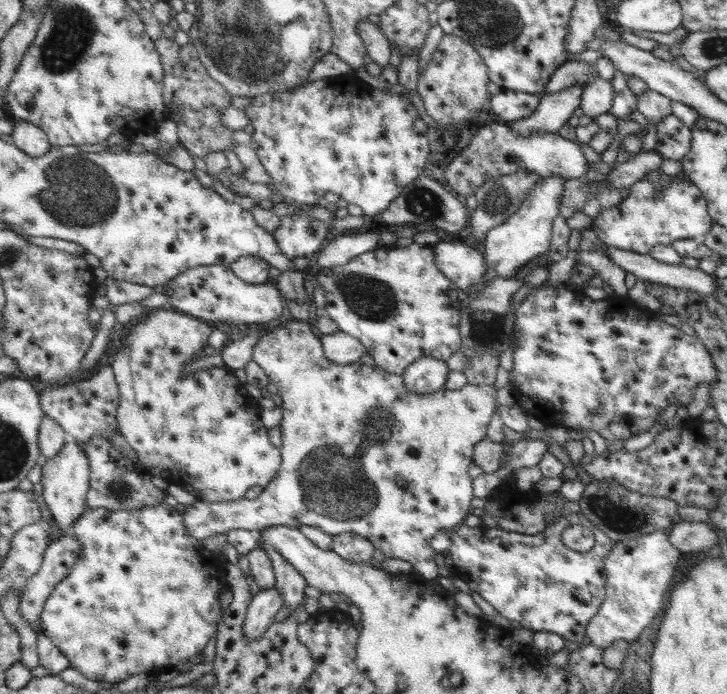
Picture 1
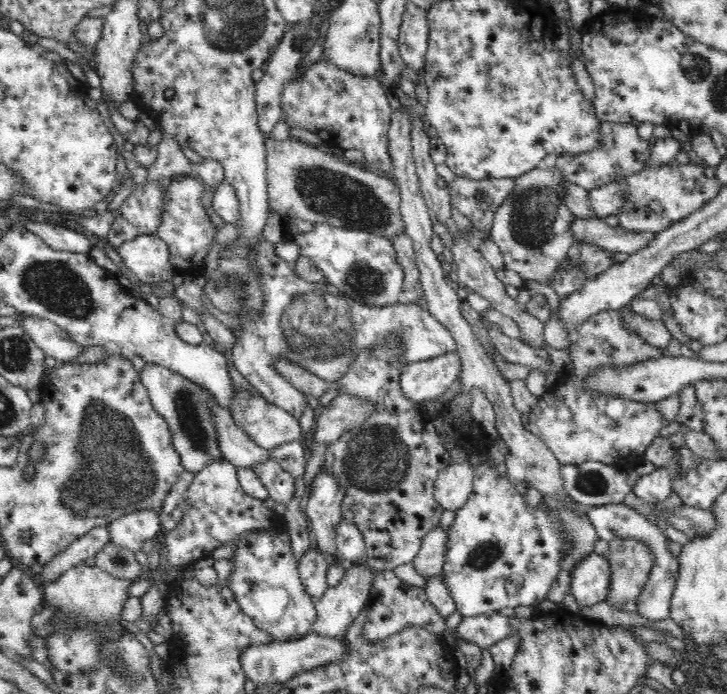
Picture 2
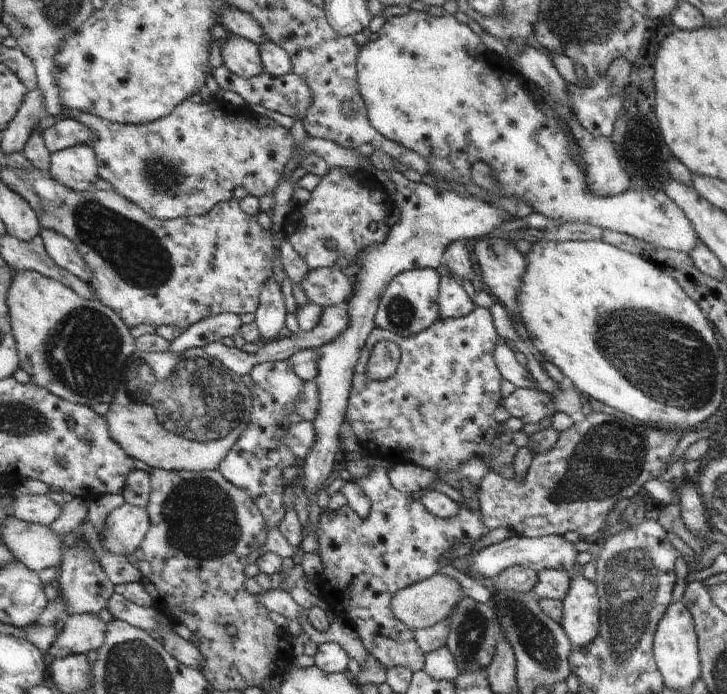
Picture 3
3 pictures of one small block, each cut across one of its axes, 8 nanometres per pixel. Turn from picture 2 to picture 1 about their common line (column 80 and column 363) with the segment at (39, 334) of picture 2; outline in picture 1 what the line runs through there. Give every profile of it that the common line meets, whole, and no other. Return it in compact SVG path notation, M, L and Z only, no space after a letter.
M337 332L337 334L325 334L321 336L323 344L325 344L325 354L329 360L337 362L337 364L353 364L359 362L363 354L369 352L369 348L355 336L347 334L347 332Z

